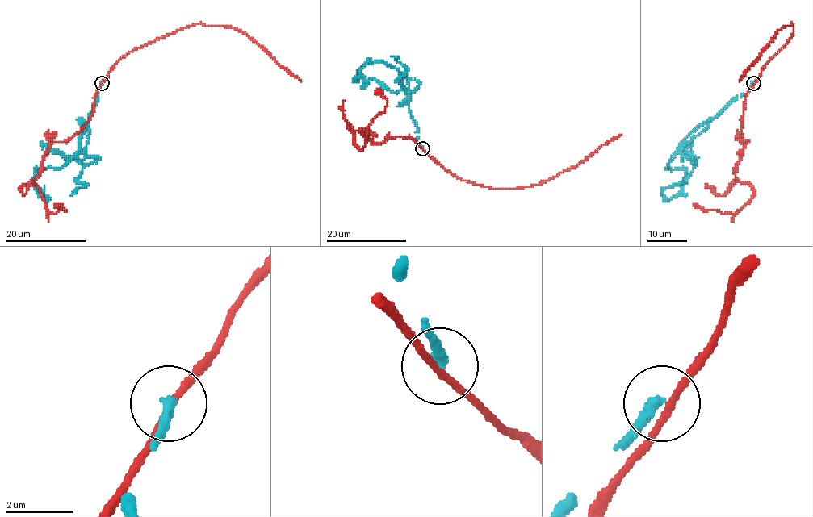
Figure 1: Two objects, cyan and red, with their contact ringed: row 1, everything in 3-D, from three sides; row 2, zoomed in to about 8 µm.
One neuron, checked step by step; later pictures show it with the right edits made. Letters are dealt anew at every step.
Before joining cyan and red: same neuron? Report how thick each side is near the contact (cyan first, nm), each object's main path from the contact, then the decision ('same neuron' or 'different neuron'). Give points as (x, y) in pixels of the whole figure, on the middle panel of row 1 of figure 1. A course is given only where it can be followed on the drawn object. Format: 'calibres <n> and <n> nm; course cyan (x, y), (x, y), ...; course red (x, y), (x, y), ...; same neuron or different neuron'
calibres 320 and 180 nm; course cyan (422, 148), (400, 73), (378, 61), (364, 64), (355, 81), (370, 59); course red (422, 148), (463, 180), (490, 188), (522, 188), (548, 181), (577, 165), (601, 144), (622, 134); different neuron

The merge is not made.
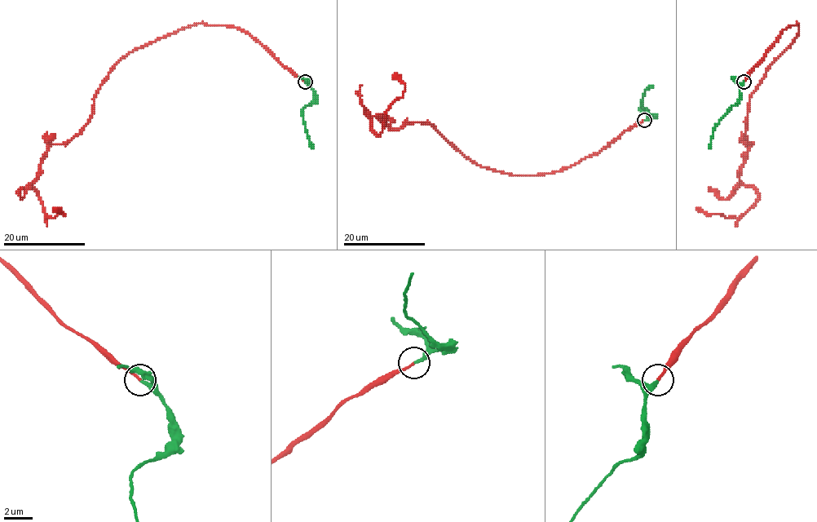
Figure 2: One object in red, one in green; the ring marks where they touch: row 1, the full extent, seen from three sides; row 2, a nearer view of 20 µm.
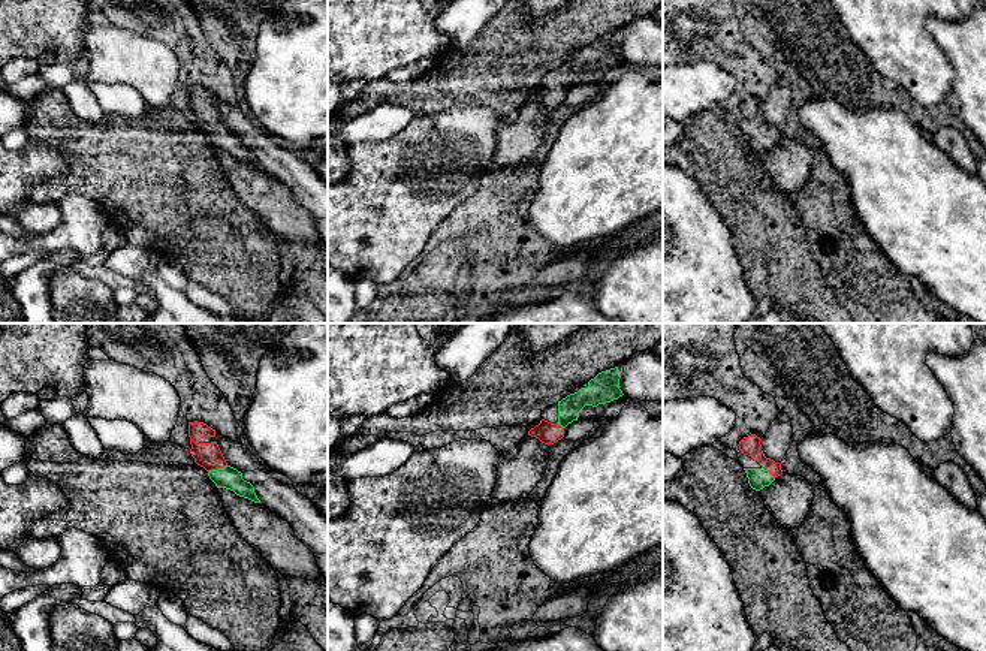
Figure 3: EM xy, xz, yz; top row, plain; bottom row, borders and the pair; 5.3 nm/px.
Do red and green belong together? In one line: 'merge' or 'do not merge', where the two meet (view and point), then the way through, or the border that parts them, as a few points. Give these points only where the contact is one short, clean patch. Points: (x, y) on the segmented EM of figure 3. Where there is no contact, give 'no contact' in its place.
merge | xy (217, 469) | across xy (208, 455), (217, 469), (229, 478)

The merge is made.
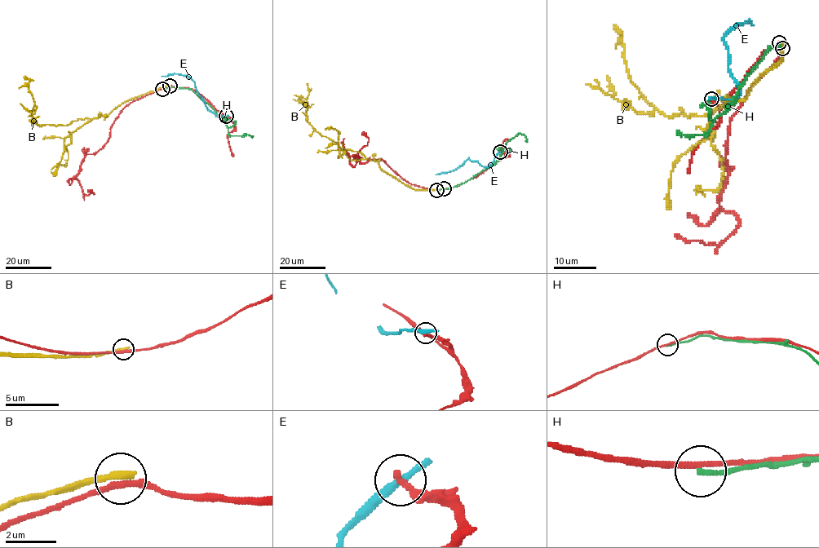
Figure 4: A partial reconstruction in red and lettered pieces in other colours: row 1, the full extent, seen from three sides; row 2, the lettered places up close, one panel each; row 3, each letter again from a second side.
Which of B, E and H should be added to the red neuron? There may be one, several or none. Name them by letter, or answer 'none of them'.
none of them

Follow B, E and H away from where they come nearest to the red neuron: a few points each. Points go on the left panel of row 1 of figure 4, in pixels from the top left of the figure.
B: (170, 86), (119, 105), (106, 117), (37, 125), (31, 114), (34, 102), (29, 81), (24, 77)
E: (226, 117), (217, 116), (208, 108), (194, 81), (186, 76), (178, 73), (161, 76)
H: (162, 89), (170, 86), (192, 90), (226, 123), (230, 135), (252, 136)

